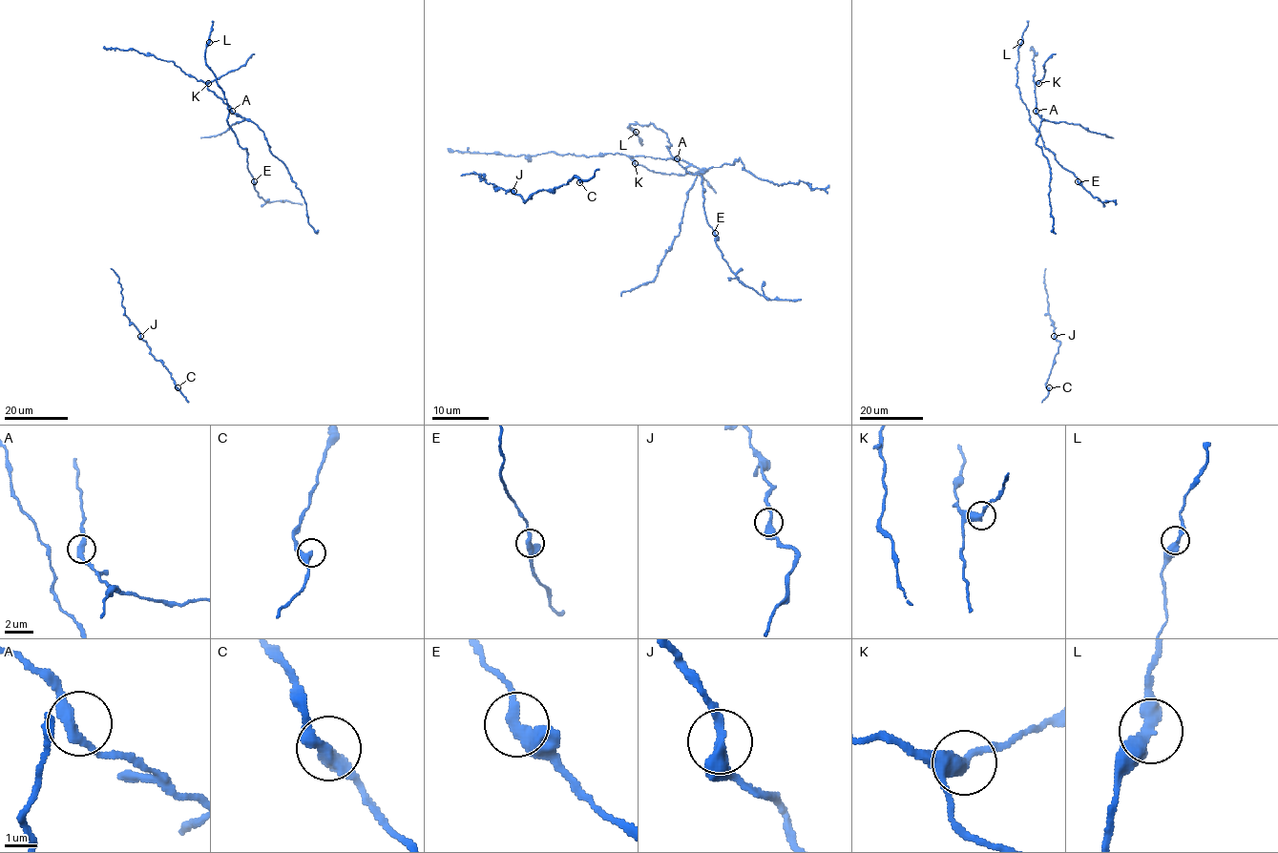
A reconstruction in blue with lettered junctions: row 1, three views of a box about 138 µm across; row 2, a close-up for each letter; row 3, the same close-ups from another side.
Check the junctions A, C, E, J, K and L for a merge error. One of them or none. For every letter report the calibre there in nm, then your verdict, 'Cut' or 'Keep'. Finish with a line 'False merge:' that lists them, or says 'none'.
A: Thickness 360 nm. Keep
C: Thickness 360 nm. Keep
E: Thickness 340 nm. Keep
J: Thickness 360 nm. Keep
K: Thickness 340 nm. Cut
L: Thickness 360 nm. Keep
False merge: K

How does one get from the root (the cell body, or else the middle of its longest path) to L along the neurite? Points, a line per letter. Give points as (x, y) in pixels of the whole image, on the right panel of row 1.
L: (1083, 188), (1075, 175), (1044, 148), (1040, 135), (1031, 123), (1016, 85), (1020, 42)

